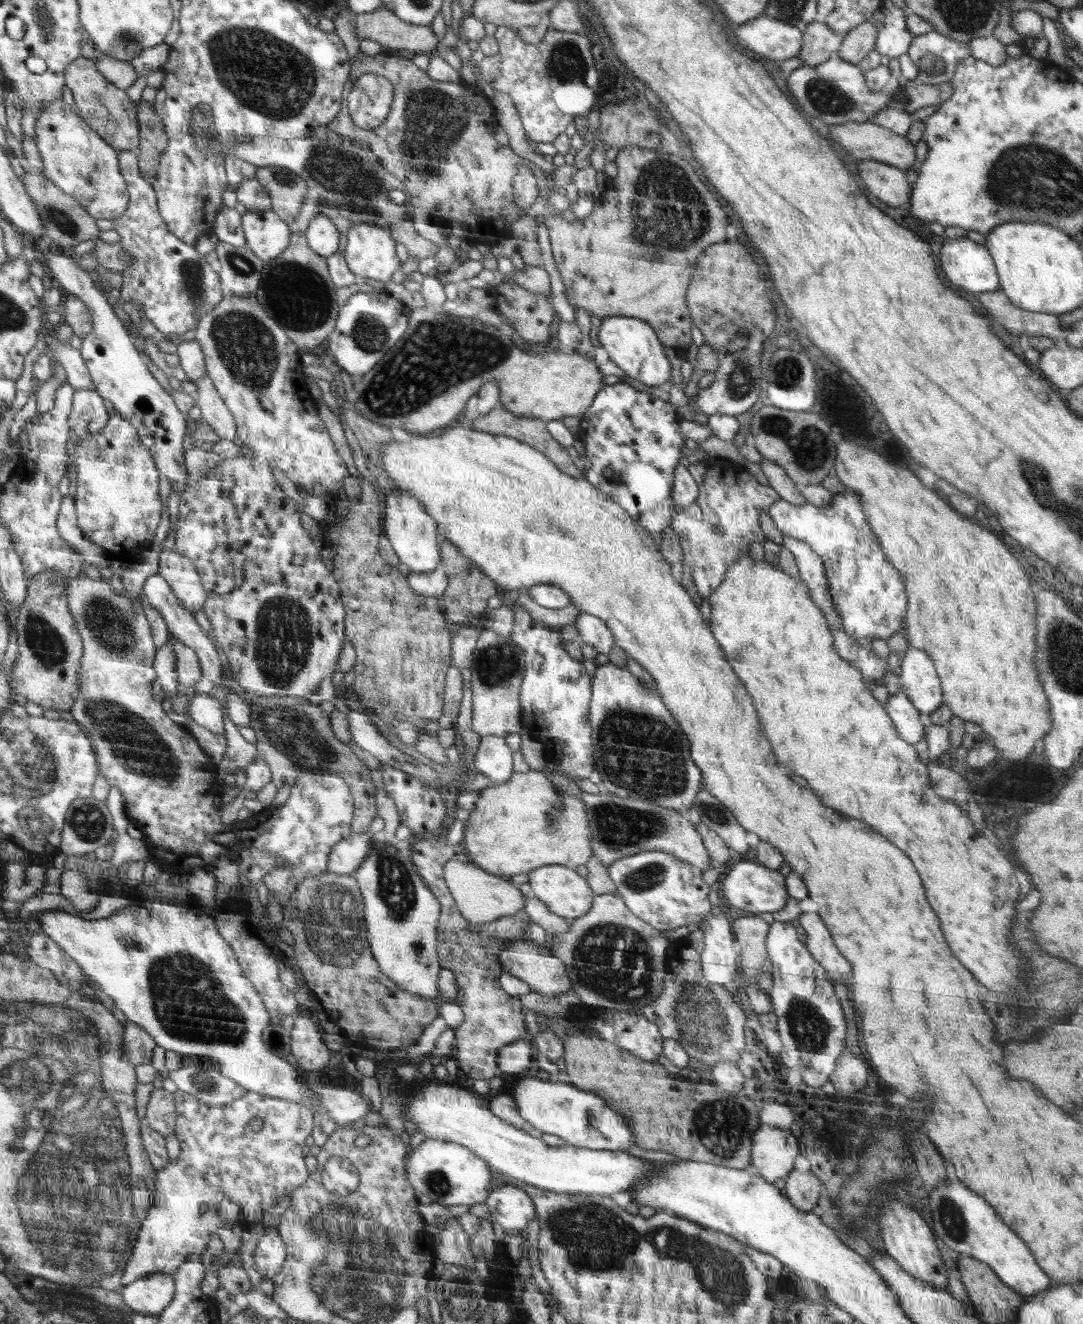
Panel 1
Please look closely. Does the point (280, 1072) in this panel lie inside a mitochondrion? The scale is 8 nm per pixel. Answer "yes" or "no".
no

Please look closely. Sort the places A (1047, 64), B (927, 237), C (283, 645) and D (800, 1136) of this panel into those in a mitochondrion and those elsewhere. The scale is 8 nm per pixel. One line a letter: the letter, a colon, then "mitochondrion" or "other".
A: other
B: other
C: mitochondrion
D: other

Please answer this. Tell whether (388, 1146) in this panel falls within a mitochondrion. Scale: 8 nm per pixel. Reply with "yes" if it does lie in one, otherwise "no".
no

